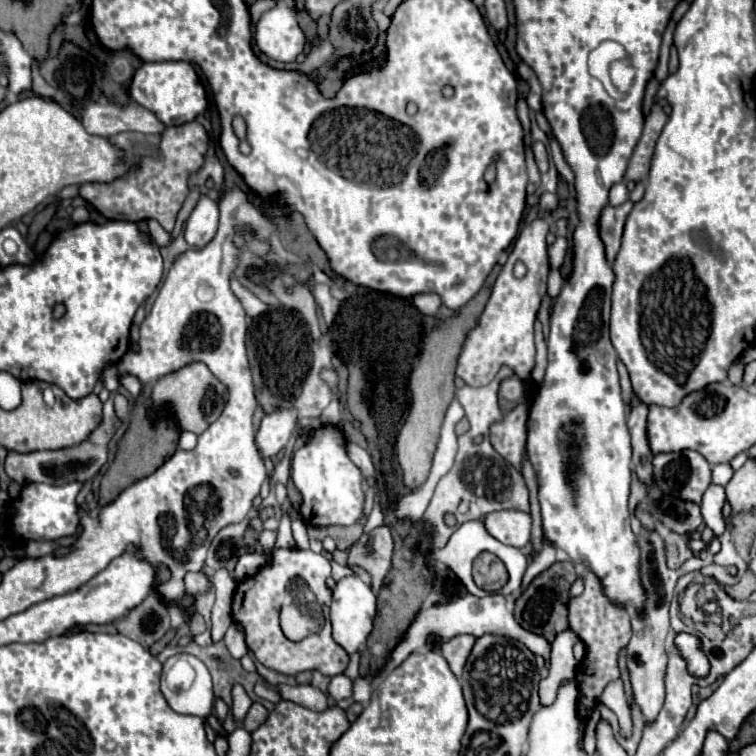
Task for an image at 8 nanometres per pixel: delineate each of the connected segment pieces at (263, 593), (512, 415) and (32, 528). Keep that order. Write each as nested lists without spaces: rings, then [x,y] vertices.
[[[277,549],[273,553],[271,561],[259,573],[243,579],[241,585],[237,585],[237,591],[233,595],[233,617],[235,617],[235,621],[239,621],[245,627],[247,647],[251,647],[251,651],[255,653],[255,659],[259,663],[263,663],[265,667],[269,667],[277,673],[283,673],[283,675],[295,675],[299,671],[317,669],[317,671],[323,671],[323,675],[333,677],[333,675],[339,675],[345,671],[345,667],[349,663],[349,655],[345,649],[341,649],[339,645],[333,643],[329,621],[327,621],[325,629],[321,629],[319,633],[307,635],[299,643],[289,641],[283,635],[281,625],[279,625],[279,613],[283,607],[283,601],[289,597],[287,585],[289,585],[291,577],[301,577],[313,593],[319,593],[319,605],[325,609],[331,599],[331,591],[325,585],[329,571],[331,571],[329,561],[323,555],[313,553],[311,549],[309,551]]]
[[[519,403],[513,411],[509,411],[503,421],[491,425],[491,443],[497,449],[501,457],[505,457],[509,463],[521,469],[525,443],[527,443],[527,431],[525,431],[525,403]]]
[[[71,483],[71,485],[25,485],[21,489],[19,501],[15,501],[17,515],[13,517],[13,531],[21,539],[35,539],[35,541],[55,541],[61,537],[67,537],[75,533],[77,529],[77,493],[81,485]]]

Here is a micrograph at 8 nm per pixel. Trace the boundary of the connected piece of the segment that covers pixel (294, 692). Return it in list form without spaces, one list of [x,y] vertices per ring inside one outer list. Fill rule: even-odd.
[[[281,685],[281,697],[287,699],[287,701],[293,701],[301,707],[307,707],[311,711],[325,711],[329,705],[327,705],[327,697],[313,685],[295,685],[295,687],[289,687],[289,685]]]

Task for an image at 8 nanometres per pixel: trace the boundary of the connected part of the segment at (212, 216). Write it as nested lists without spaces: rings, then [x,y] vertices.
[[[201,197],[197,207],[193,209],[193,213],[187,219],[185,225],[185,241],[189,247],[205,247],[215,231],[217,231],[217,221],[219,221],[219,207],[215,201],[211,201],[209,197]]]

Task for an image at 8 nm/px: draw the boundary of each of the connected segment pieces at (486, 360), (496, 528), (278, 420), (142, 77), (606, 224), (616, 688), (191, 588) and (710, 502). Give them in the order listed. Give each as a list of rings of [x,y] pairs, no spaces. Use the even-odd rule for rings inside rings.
[[[535,219],[533,223],[521,229],[517,241],[513,243],[509,259],[495,281],[495,287],[479,319],[479,325],[467,335],[467,341],[463,345],[463,351],[457,363],[457,375],[467,385],[481,387],[491,383],[491,379],[497,375],[497,371],[503,365],[511,367],[519,379],[525,379],[531,373],[535,365],[533,323],[537,319],[541,299],[547,293],[547,275],[549,275],[549,257],[547,257],[547,245],[545,245],[547,233],[549,233],[549,221]],[[517,261],[523,261],[527,267],[527,275],[523,279],[517,279],[513,275],[513,265]]]
[[[523,511],[489,513],[483,523],[489,535],[505,545],[521,549],[531,541],[531,515]]]
[[[283,409],[271,415],[265,415],[257,433],[255,433],[255,447],[263,459],[275,457],[289,441],[289,435],[295,427],[295,411]]]
[[[163,61],[163,63],[143,63],[129,85],[129,95],[135,103],[143,105],[151,113],[157,115],[157,119],[163,125],[185,125],[187,121],[193,121],[199,113],[207,107],[207,95],[203,85],[199,83],[199,75],[191,63],[185,61]]]
[[[627,201],[627,203],[619,205],[619,207],[607,205],[603,209],[603,213],[601,213],[599,227],[601,227],[601,239],[605,243],[605,255],[607,255],[609,263],[613,263],[615,257],[617,257],[617,253],[619,253],[625,219],[627,219],[627,215],[629,215],[631,209],[633,209],[633,203]]]
[[[621,679],[613,681],[611,685],[607,685],[607,689],[601,695],[601,701],[617,715],[619,719],[619,727],[621,727],[621,737],[629,737],[631,735],[631,715],[629,715],[629,705],[627,705],[627,695],[623,689]]]
[[[187,573],[185,575],[185,587],[187,587],[187,593],[207,591],[207,577],[201,573]]]
[[[711,483],[703,495],[701,501],[701,513],[703,513],[703,521],[707,527],[713,529],[713,533],[719,537],[725,531],[725,519],[723,519],[723,503],[725,503],[725,489],[721,485]]]

